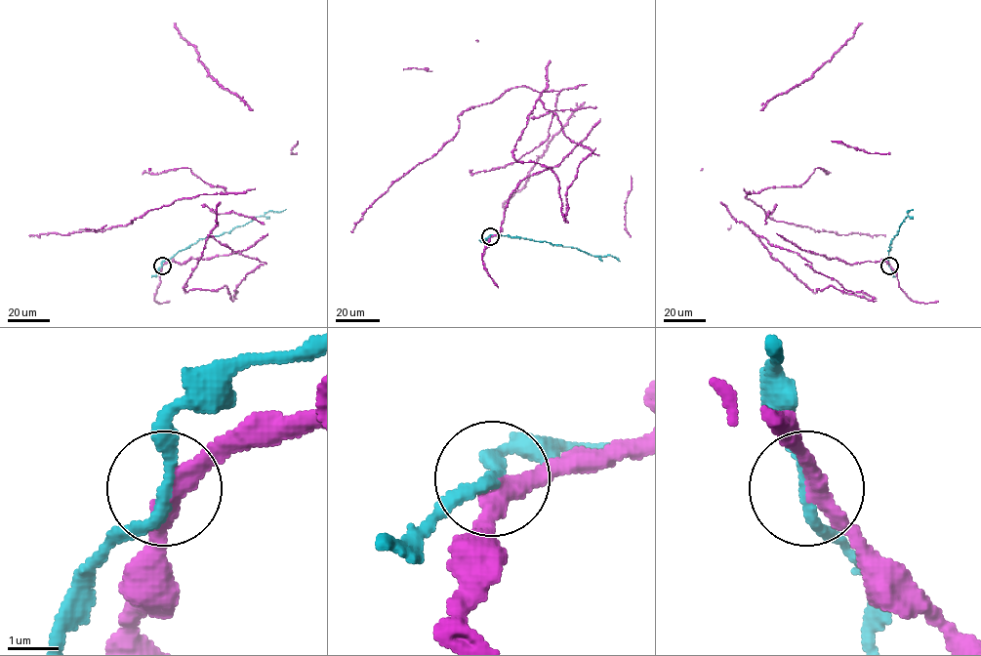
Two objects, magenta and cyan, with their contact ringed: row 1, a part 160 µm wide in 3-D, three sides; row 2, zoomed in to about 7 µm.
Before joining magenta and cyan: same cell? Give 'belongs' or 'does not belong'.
does not belong

